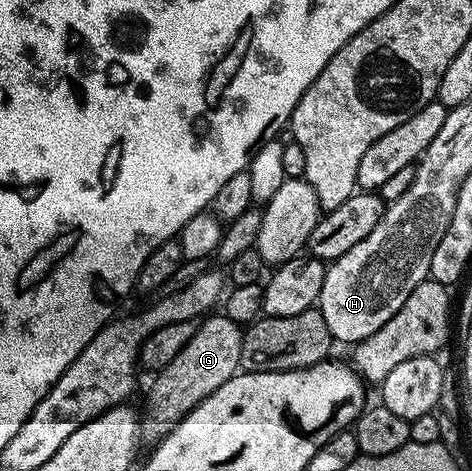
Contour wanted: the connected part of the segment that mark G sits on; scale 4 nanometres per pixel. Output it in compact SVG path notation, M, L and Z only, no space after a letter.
M209 315L197 325L195 335L187 343L187 347L183 347L183 351L179 355L175 355L175 359L171 359L171 363L167 363L165 369L160 370L156 374L157 377L153 381L153 386L149 389L149 398L145 401L145 413L143 409L143 429L146 434L149 433L153 439L160 438L169 432L177 422L182 421L187 414L192 411L196 405L203 399L207 399L207 395L211 395L219 387L223 387L223 383L227 383L227 379L237 376L241 369L241 335L242 326L237 324L226 315L213 317Z

